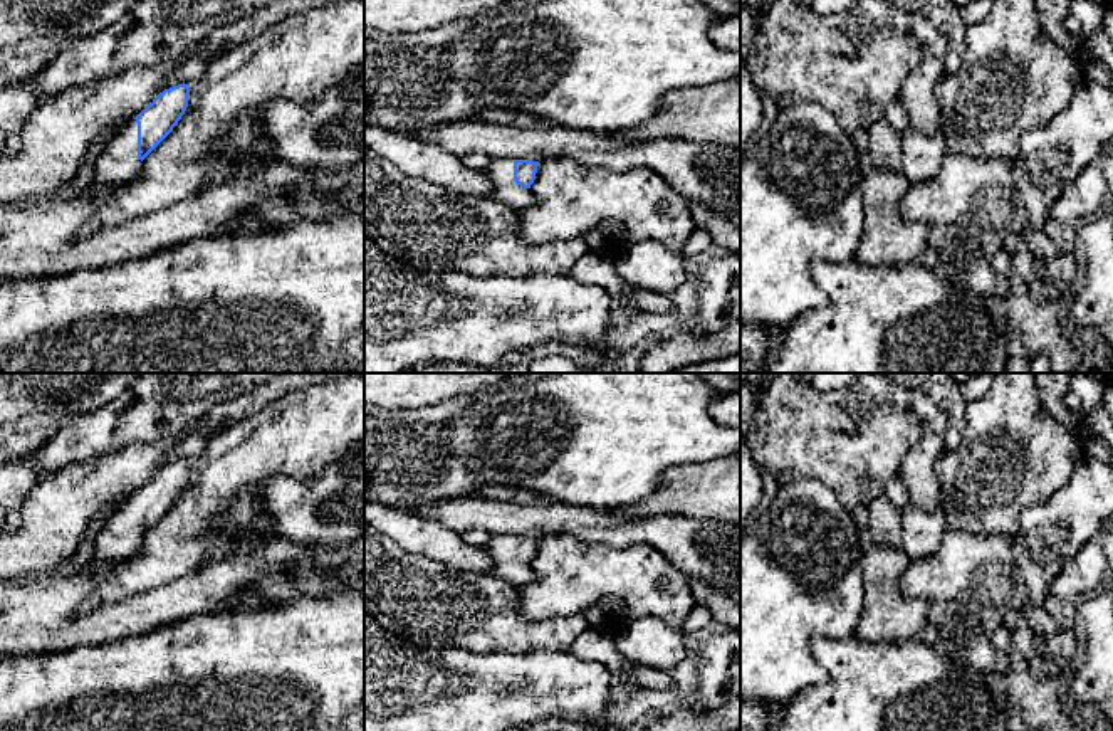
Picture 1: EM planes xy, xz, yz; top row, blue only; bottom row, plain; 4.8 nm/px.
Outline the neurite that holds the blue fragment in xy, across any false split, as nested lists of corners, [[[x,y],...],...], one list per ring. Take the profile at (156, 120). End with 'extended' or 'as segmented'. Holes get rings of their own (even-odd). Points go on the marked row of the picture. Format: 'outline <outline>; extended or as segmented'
outline [[[190,84],[159,92],[99,155],[89,187],[72,195],[97,195],[131,181],[143,160],[173,131],[188,108]]]; extended

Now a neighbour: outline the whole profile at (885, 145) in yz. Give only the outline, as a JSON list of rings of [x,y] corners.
[[[885,118],[878,119],[868,128],[868,151],[875,168],[900,171],[903,161],[903,134],[895,131]]]

